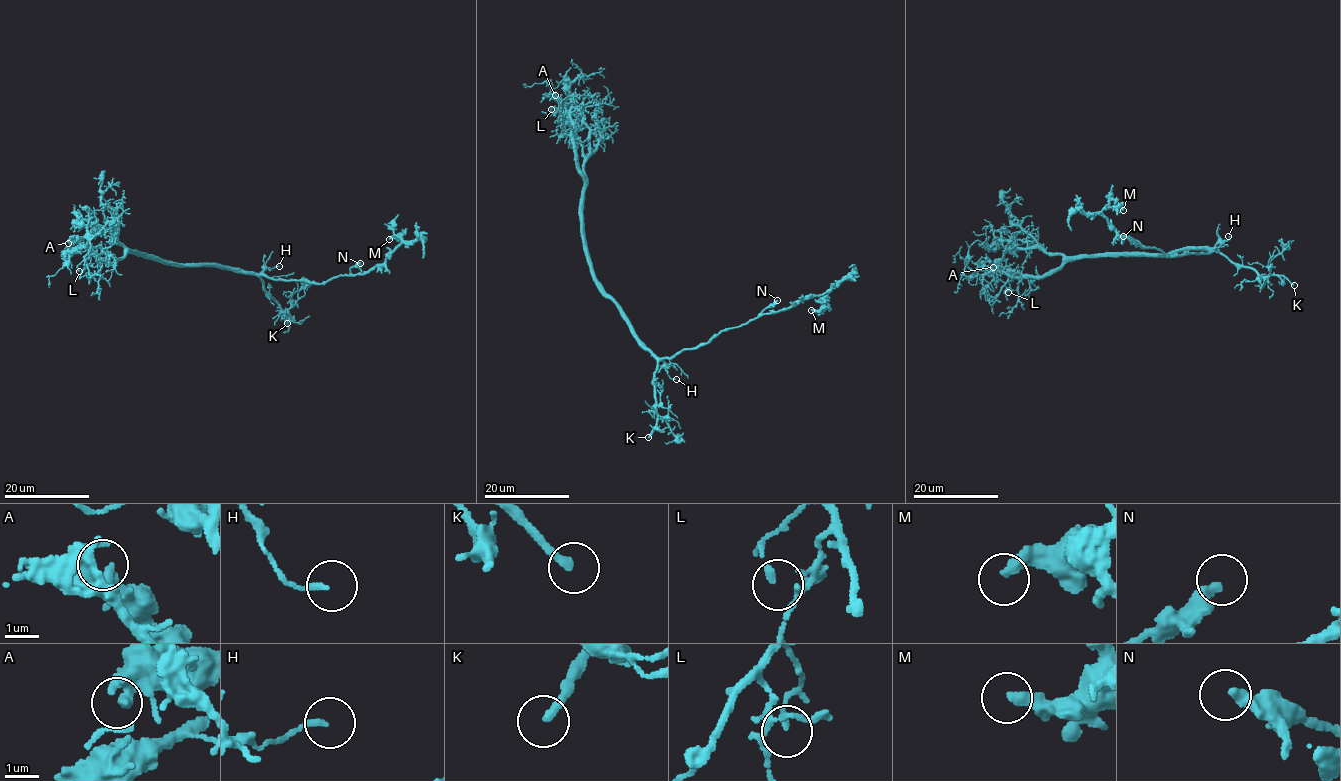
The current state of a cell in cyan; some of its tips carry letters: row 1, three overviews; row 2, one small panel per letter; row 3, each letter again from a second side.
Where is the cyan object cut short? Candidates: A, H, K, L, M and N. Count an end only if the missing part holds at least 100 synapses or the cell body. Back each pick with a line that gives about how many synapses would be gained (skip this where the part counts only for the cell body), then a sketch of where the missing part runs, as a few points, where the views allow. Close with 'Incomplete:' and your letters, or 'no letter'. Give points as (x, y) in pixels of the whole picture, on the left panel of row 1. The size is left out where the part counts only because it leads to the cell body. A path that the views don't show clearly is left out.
K: Course of what is missing: (287, 323), (298, 341), (311, 343), (332, 233), (322, 200), (308, 193), (293, 198)
Incomplete: K

